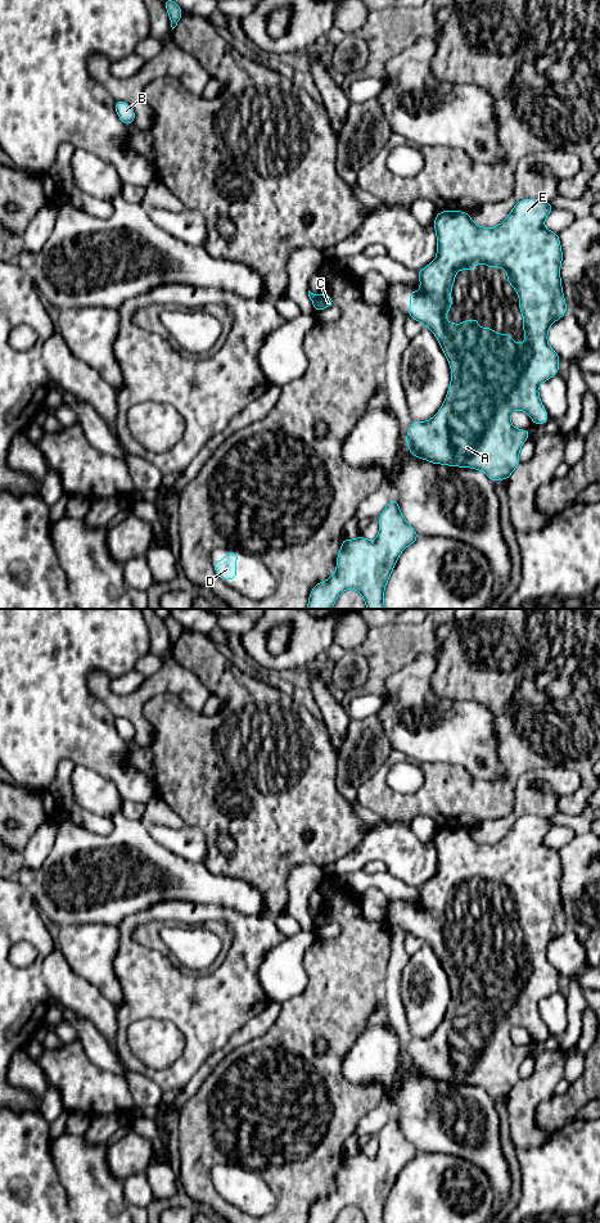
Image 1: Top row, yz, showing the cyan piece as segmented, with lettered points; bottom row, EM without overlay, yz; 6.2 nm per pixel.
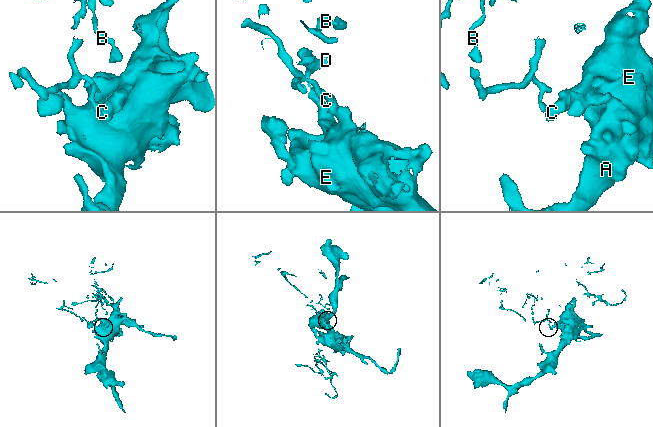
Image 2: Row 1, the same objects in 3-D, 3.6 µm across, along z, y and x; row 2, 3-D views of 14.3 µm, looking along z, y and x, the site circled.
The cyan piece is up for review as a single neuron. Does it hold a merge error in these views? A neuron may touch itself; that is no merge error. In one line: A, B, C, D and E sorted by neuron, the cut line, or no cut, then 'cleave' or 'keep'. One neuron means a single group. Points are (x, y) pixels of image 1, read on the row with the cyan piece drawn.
groups A C D E / B; cut yz (317, 296), (312, 301); cleave

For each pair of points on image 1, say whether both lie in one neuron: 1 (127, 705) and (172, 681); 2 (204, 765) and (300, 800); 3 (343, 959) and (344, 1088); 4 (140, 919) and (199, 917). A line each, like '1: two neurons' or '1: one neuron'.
1: one neuron
2: one neuron
3: one neuron
4: one neuron

